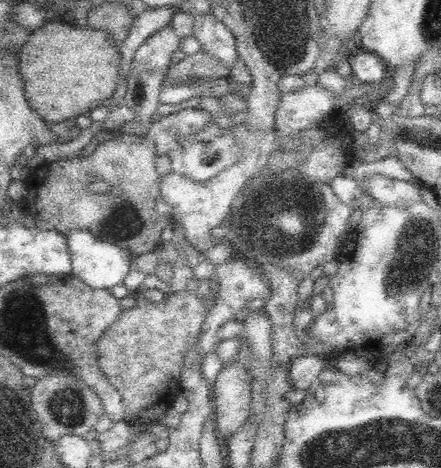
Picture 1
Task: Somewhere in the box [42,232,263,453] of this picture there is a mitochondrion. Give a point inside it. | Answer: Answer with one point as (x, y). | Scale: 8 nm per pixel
(68, 407)

